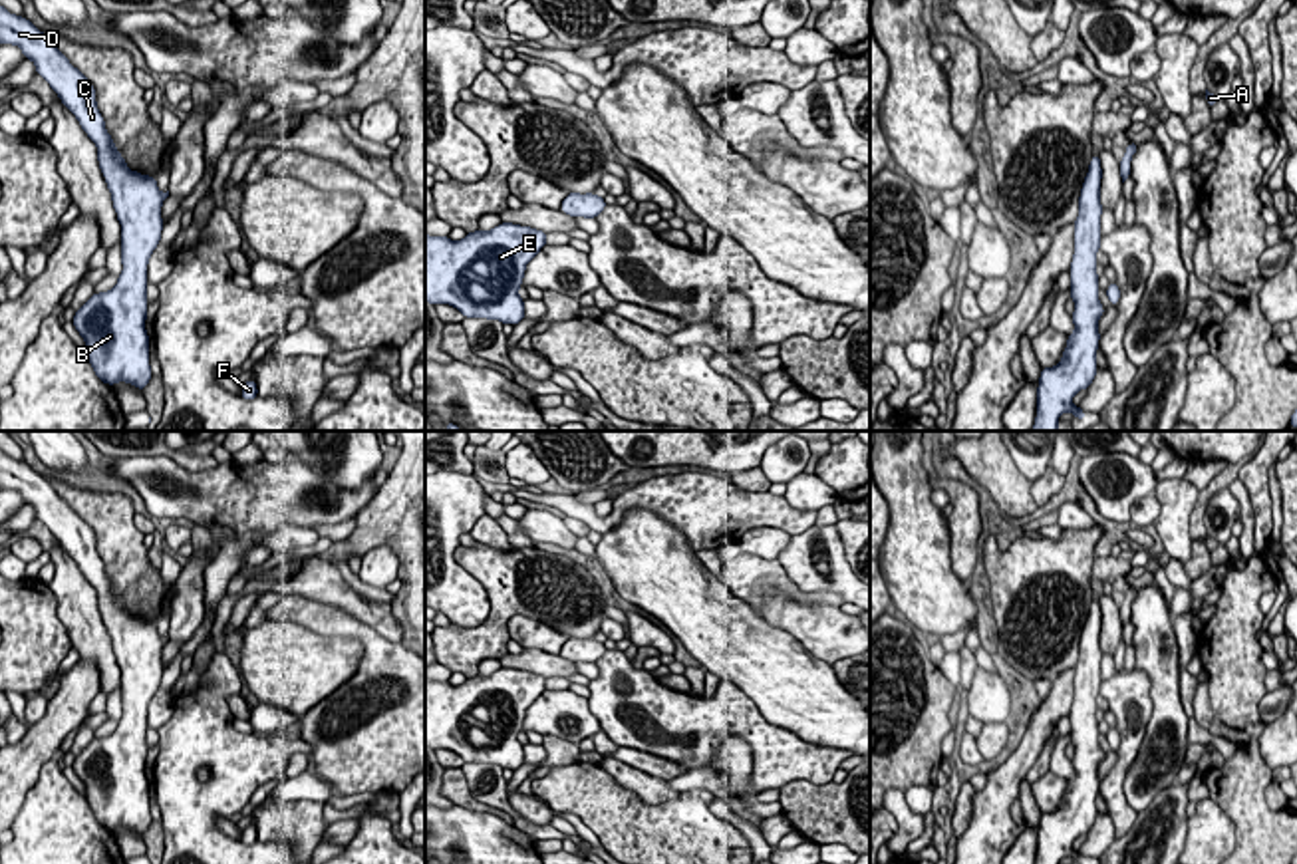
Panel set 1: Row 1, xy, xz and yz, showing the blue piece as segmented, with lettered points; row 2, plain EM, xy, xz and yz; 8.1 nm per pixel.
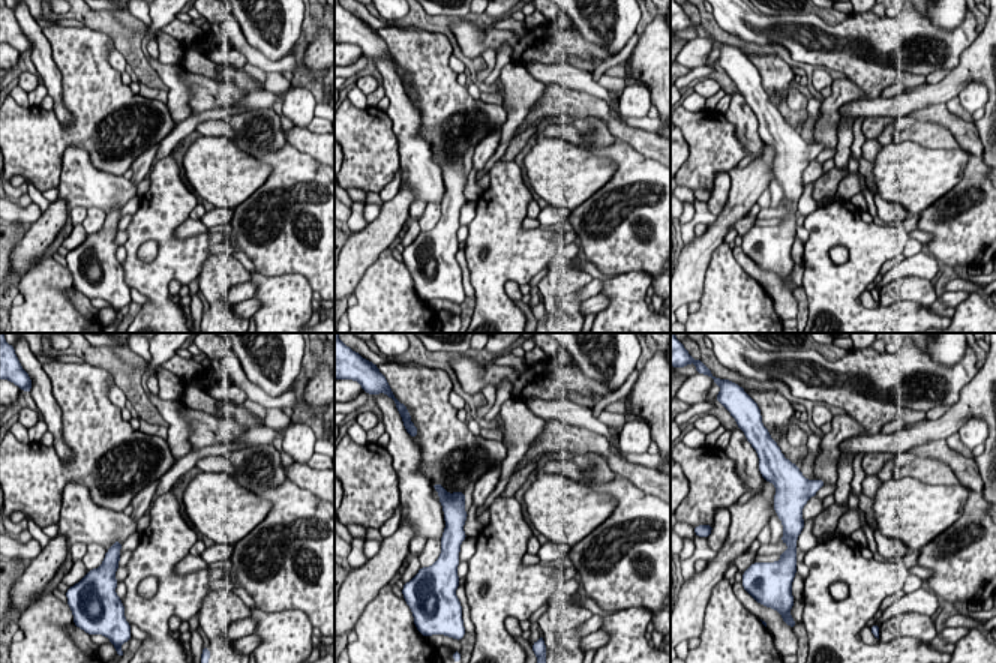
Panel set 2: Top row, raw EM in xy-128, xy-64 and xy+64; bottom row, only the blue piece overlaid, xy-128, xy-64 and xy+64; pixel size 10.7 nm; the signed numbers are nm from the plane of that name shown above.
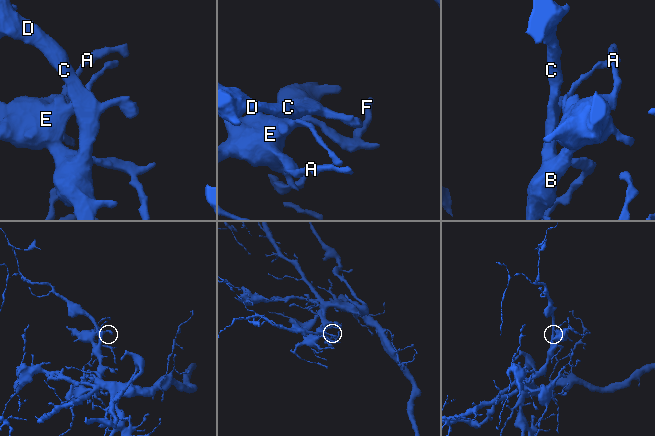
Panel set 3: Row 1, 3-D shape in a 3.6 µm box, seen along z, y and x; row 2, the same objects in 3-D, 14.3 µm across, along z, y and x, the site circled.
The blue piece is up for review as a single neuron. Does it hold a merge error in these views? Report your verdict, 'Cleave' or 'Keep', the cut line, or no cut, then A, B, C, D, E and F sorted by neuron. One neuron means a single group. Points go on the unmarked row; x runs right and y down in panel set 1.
Keep. No split. Groups: A B C D E F

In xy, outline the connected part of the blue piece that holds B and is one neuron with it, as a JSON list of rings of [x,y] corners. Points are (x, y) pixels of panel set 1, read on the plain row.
[[[0,451],[0,491],[18,491],[32,504],[75,560],[97,592],[97,606],[111,638],[121,669],[121,709],[117,729],[93,741],[73,759],[73,773],[85,787],[85,798],[95,820],[115,830],[119,826],[145,834],[151,824],[147,765],[147,709],[159,691],[161,651],[169,642],[157,624],[131,616],[105,574],[97,554],[95,532],[72,506],[24,461]]]

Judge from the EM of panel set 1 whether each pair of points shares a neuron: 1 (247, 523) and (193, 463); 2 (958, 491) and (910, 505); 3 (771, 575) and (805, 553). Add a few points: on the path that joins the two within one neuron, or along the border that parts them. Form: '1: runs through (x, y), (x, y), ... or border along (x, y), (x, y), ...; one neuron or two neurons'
1: border along (153, 457), (167, 455), (191, 471), (219, 463); two neurons
2: border along (928, 479), (934, 489); two neurons
3: border along (777, 559), (785, 575), (801, 590), (821, 592); two neurons

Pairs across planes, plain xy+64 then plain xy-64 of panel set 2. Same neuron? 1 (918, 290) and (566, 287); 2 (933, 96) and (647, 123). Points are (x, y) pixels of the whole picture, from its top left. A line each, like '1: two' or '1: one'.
1: one
2: two

